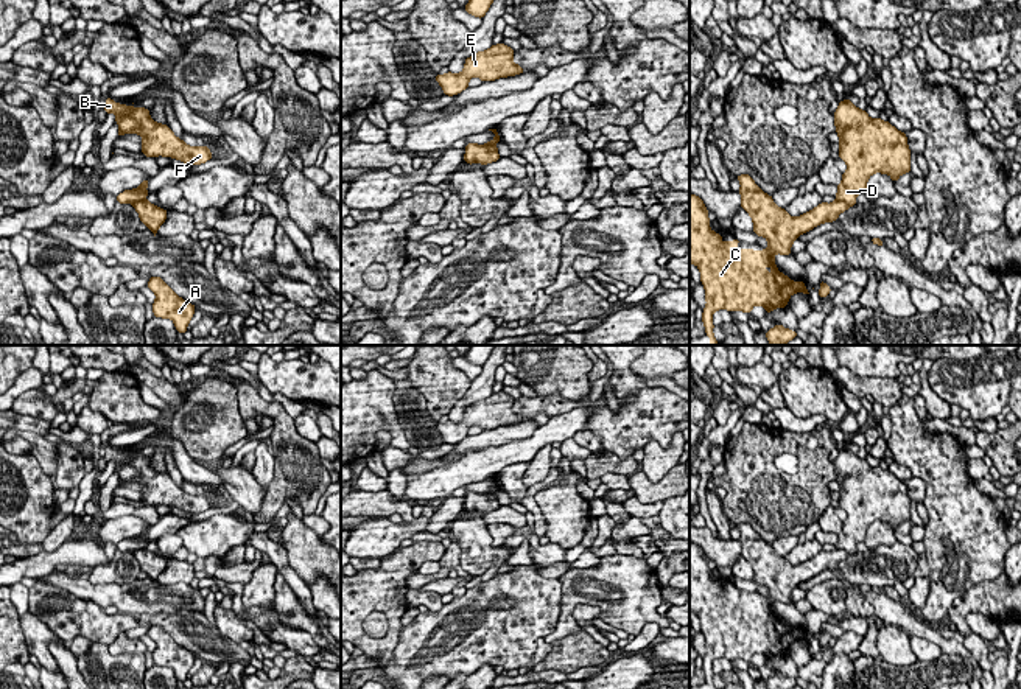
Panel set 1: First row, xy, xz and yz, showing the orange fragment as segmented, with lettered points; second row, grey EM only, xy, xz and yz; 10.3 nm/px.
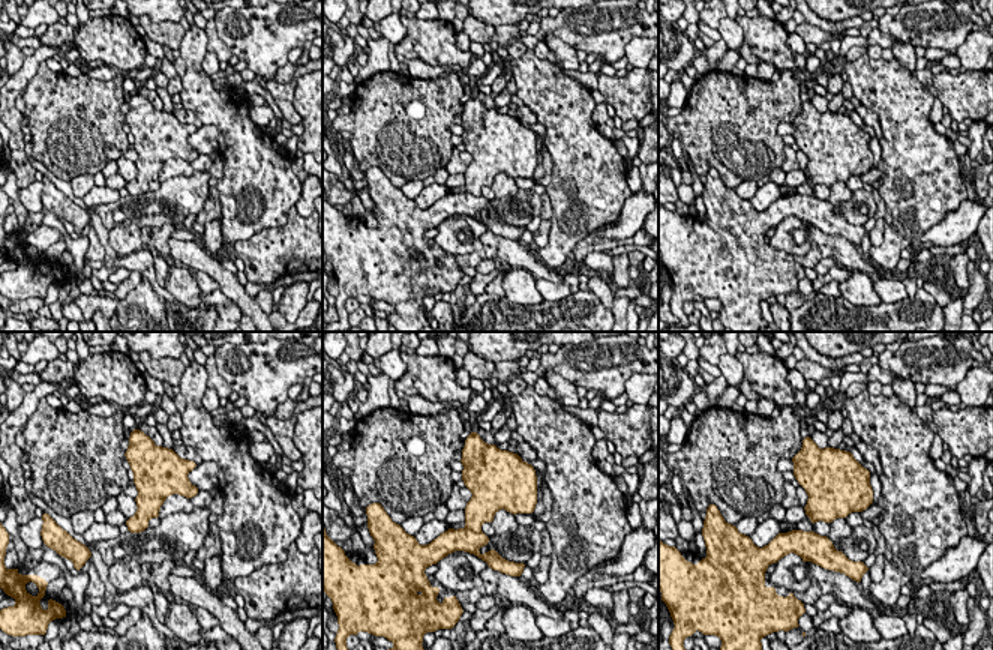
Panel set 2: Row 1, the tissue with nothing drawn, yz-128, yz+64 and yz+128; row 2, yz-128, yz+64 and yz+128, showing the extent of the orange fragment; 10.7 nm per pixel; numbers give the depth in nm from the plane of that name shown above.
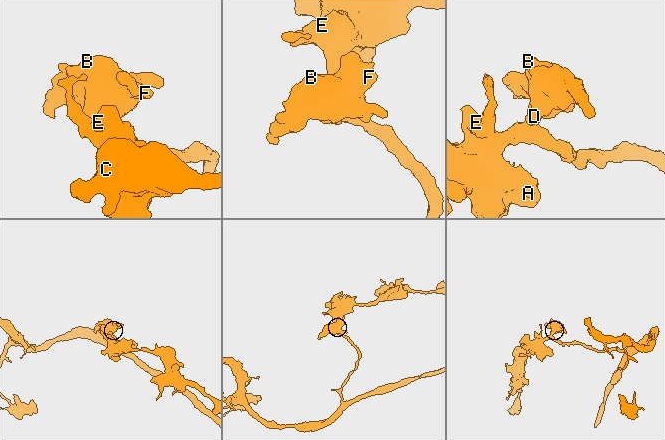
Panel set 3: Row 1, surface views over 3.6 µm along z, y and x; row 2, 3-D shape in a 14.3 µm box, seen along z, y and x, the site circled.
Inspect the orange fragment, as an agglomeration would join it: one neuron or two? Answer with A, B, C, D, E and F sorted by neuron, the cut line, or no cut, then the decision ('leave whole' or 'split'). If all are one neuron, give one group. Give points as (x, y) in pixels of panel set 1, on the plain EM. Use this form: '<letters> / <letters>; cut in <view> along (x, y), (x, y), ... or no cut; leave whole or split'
A C E / B D F; cut in xz along (484, 493), (497, 500); split

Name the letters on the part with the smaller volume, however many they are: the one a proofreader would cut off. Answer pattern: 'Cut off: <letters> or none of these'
Cut off: B, D, F

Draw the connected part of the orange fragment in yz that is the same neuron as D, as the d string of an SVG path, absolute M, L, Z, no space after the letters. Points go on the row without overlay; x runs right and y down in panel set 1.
M848 446L839 449L834 473L839 484L839 505L847 512L836 549L856 554L856 544L865 541L868 526L875 521L889 523L893 530L910 519L907 485L889 470L870 467Z

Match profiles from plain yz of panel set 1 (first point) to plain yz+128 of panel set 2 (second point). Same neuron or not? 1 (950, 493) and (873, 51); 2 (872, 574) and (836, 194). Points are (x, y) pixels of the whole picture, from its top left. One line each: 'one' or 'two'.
1: two
2: two

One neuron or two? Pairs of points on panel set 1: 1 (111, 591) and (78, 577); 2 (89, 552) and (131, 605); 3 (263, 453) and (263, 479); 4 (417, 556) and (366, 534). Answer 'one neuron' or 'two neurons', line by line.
1: one neuron
2: two neurons
3: one neuron
4: two neurons

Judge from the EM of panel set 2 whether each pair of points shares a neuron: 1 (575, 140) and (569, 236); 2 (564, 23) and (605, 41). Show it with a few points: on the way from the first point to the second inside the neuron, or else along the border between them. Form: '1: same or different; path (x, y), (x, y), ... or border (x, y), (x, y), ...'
1: same; path (575, 164), (575, 195), (570, 200), (569, 212)
2: same; path (575, 26), (594, 30)

